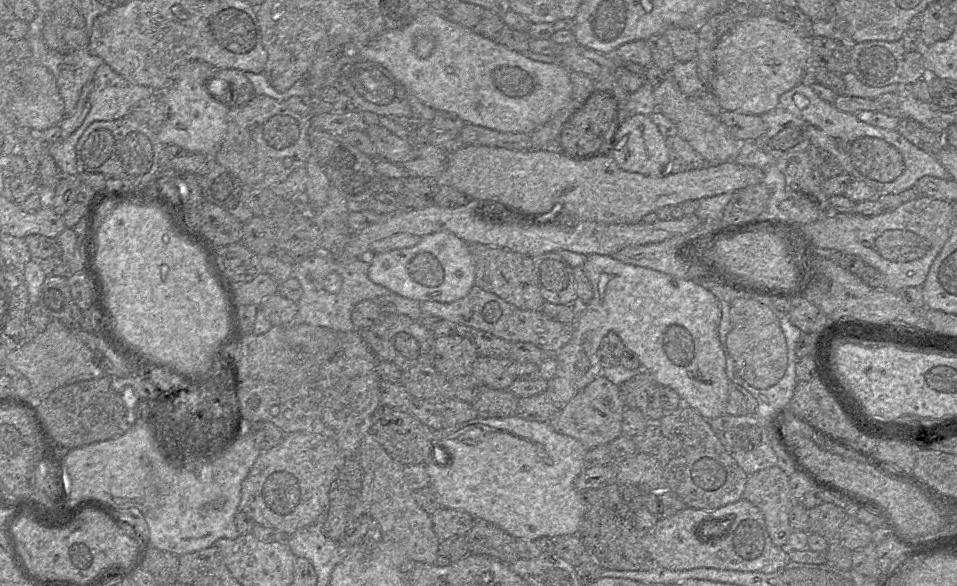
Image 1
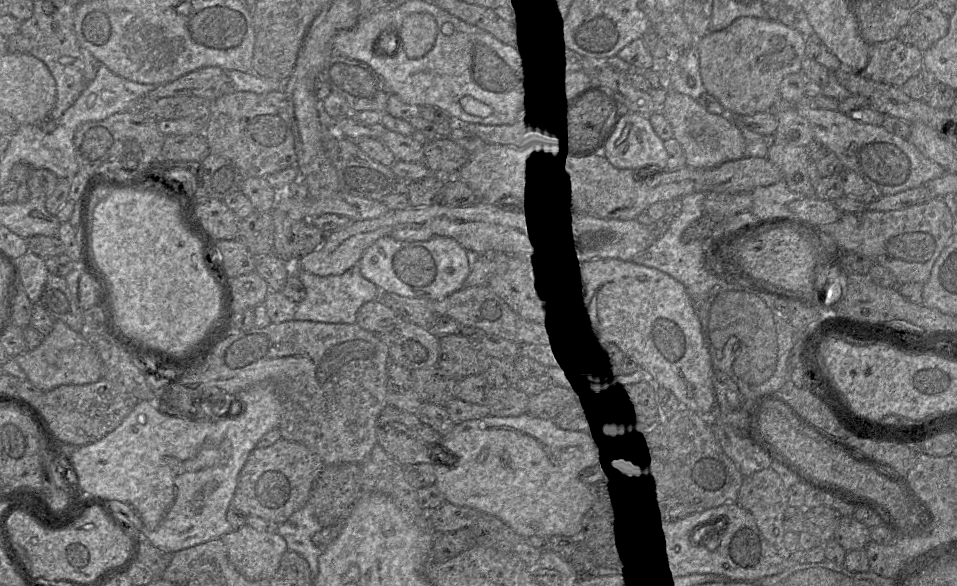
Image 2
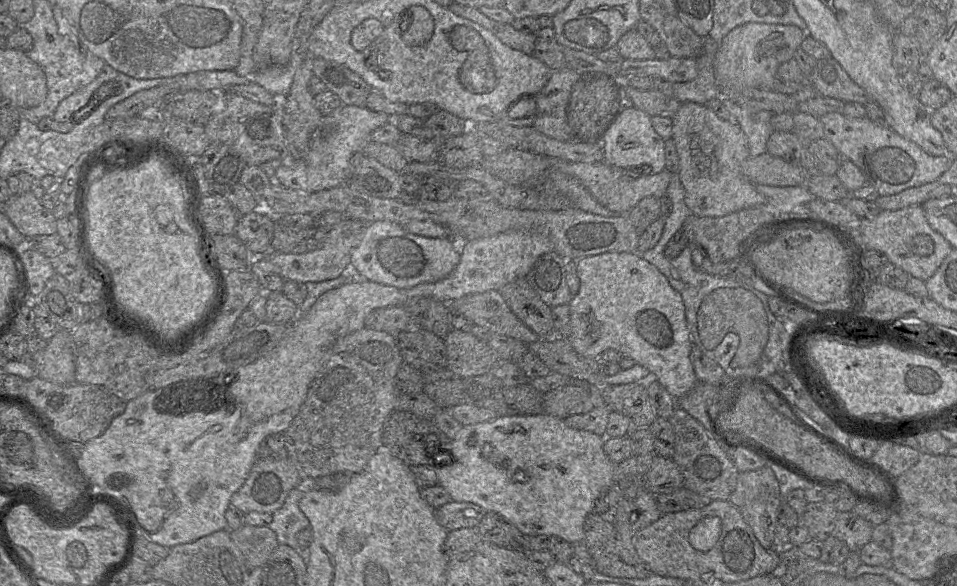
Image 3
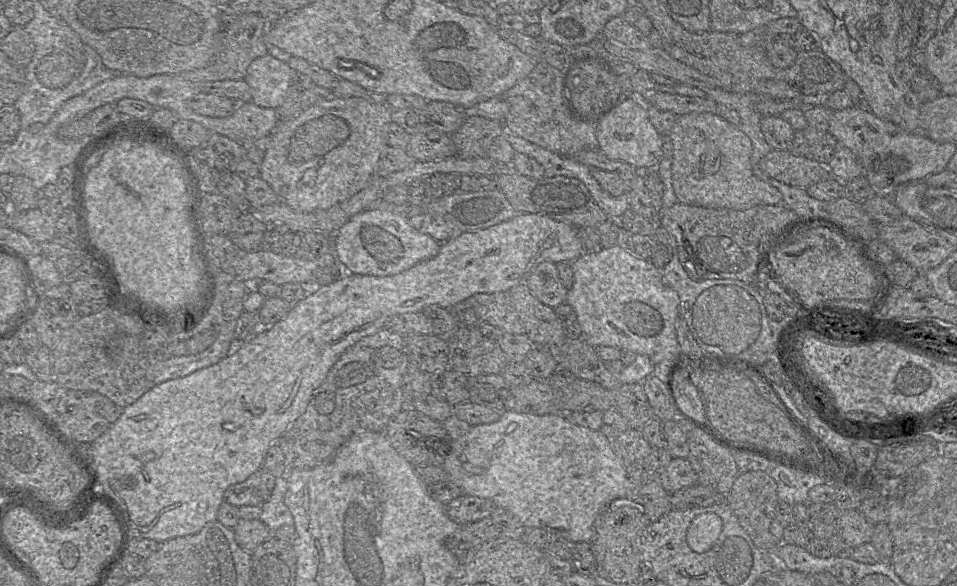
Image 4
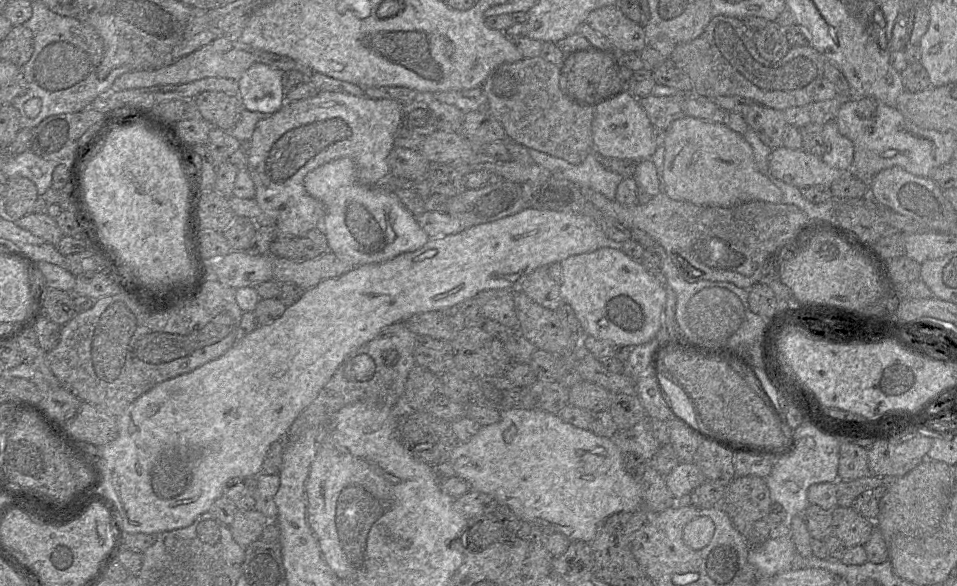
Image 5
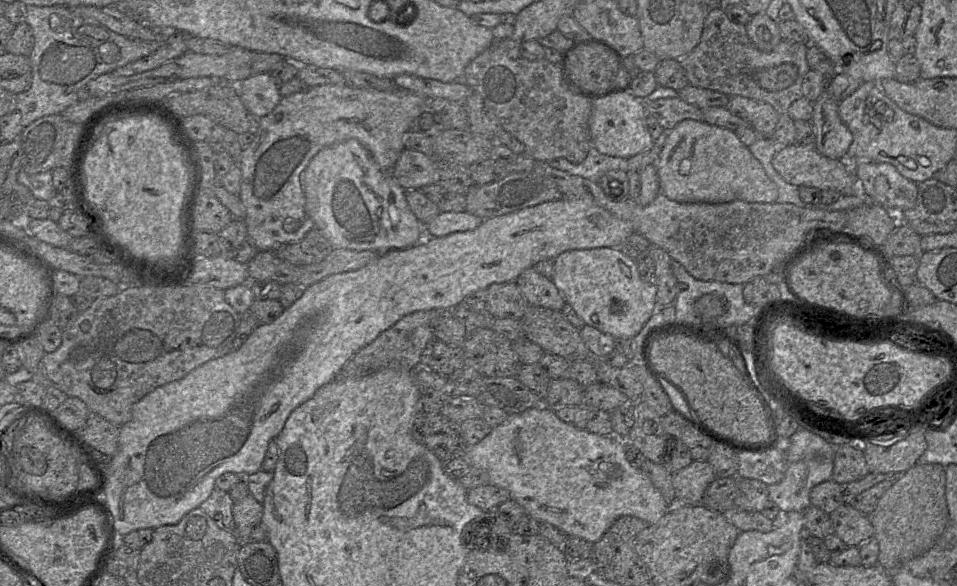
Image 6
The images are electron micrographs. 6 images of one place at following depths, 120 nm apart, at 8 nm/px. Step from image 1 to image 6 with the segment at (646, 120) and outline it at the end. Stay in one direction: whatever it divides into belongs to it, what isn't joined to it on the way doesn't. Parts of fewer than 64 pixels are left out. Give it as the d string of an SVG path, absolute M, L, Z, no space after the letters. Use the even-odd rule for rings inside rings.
M629 90L610 92L593 98L589 129L592 146L607 156L627 159L651 148L654 142L646 122L645 101Z

